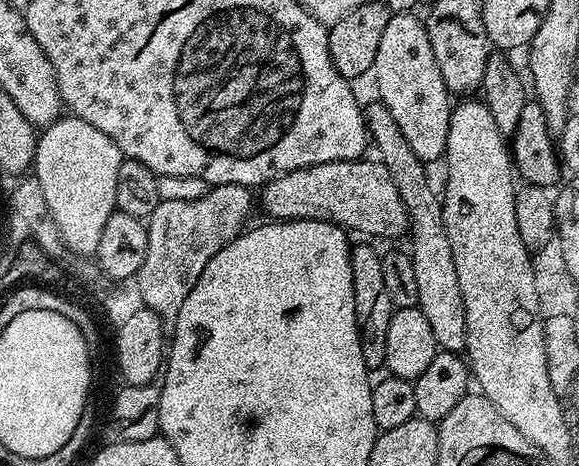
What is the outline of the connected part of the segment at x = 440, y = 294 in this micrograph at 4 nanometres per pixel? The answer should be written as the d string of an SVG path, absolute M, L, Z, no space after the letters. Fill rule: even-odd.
M379 102L373 104L365 103L362 111L364 113L364 123L368 125L368 134L371 147L376 147L375 155L380 163L390 170L390 178L394 178L394 186L398 186L398 194L402 194L402 202L406 206L408 214L408 232L412 236L412 248L410 255L414 262L414 283L418 286L418 302L416 307L426 314L426 322L430 322L430 330L434 330L437 349L446 352L463 353L466 349L466 310L462 302L462 289L458 286L458 270L454 270L454 250L450 250L450 238L446 238L446 222L442 218L444 209L441 197L434 189L428 185L428 172L425 161L410 150L410 142L406 142L406 137L402 135L402 130L398 122L394 122L394 114L386 110L386 106Z

